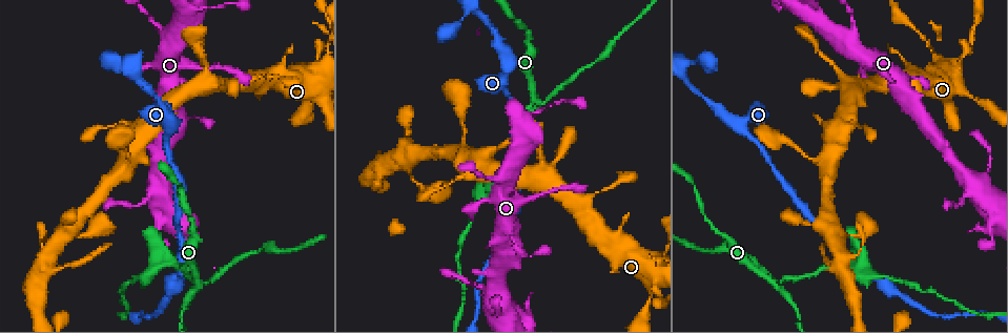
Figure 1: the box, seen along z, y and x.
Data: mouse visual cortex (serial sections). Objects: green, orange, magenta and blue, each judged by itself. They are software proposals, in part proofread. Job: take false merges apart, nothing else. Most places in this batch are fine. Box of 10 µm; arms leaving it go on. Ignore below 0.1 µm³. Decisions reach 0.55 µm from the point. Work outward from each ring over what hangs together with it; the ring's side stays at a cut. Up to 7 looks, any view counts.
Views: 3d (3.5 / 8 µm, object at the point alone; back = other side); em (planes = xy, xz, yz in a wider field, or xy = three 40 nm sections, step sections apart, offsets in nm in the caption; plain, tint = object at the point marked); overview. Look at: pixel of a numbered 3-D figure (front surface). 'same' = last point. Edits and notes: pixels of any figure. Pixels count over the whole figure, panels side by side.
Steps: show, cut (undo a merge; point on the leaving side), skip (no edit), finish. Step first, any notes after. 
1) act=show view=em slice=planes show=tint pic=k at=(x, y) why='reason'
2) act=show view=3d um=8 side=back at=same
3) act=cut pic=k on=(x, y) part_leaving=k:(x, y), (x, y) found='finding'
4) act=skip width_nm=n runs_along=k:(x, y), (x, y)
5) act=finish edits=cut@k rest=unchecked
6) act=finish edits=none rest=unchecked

act=show view=3d um=3.5 side=back pic=1 at=(852, 15) why='a narrow waist'

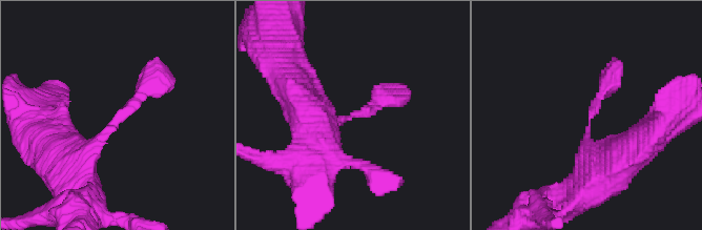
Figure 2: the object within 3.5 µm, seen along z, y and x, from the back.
act=show view=em slice=xy step=3 show=tint pic=2 at=(589, 121) arm_widths_nm=250,400 why='need the tissue'

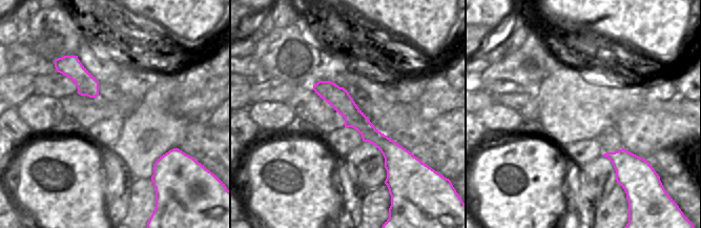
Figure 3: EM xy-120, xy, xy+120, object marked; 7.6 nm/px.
act=skip runs_along=3:(315, 87), (328, 90), (399, 158) found='one cell here'

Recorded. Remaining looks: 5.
act=show view=3d um=3.5 pic=1 at=(125, 162) why='a fork'

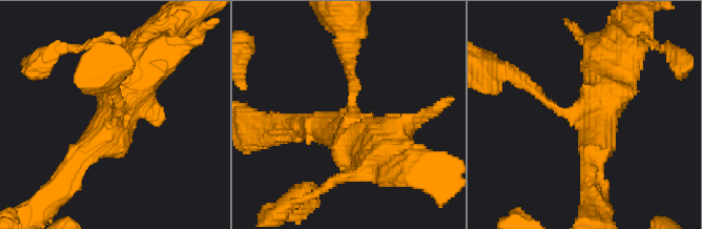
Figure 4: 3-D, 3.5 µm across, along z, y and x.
act=skip arms=3 arm_widths_nm=150,400,600 runs_along=4:(156, 56), (75, 169) found='one cell here'

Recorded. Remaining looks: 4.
act=show view=3d um=3.5 pic=1 at=(499, 43) why='calibre changes'

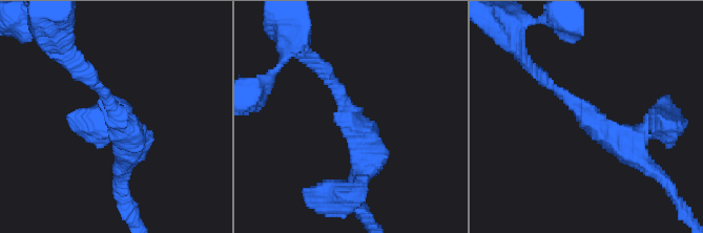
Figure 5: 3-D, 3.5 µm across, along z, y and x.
act=show view=em slice=xy step=2 show=tint pic=5 at=(114, 116) arm_widths_nm=200,400 why='now the EM'

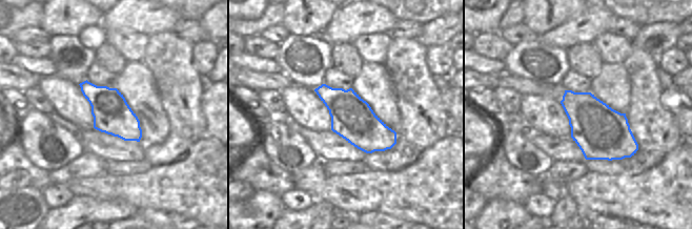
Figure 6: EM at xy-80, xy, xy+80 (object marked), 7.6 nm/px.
act=skip runs_along=5:(639, 138), (606, 134), (539, 77) found='all the same cell'

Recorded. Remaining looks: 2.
act=finish edits=none rest=unchecked

